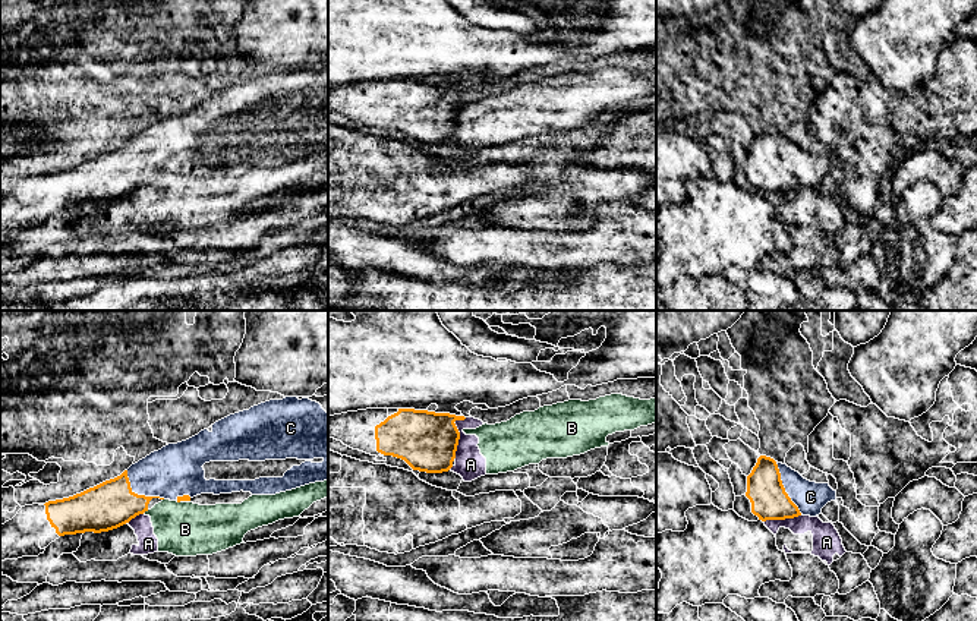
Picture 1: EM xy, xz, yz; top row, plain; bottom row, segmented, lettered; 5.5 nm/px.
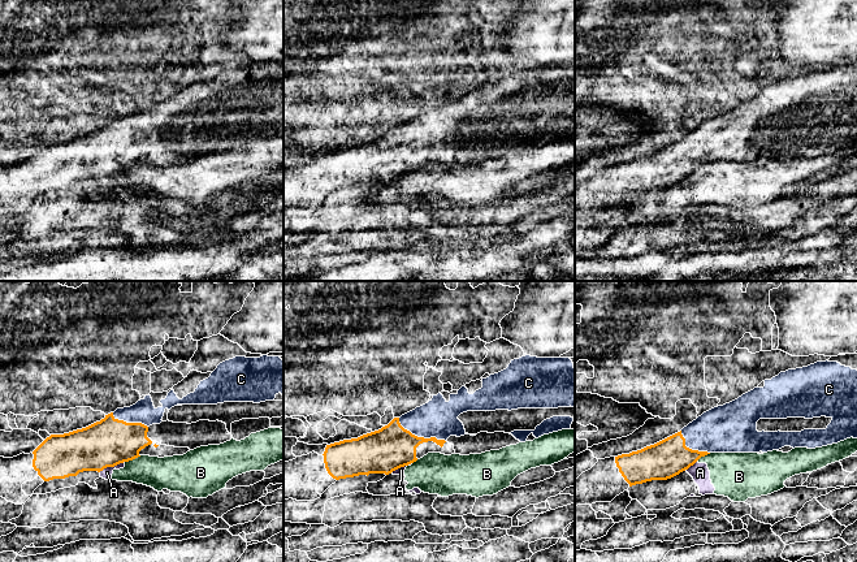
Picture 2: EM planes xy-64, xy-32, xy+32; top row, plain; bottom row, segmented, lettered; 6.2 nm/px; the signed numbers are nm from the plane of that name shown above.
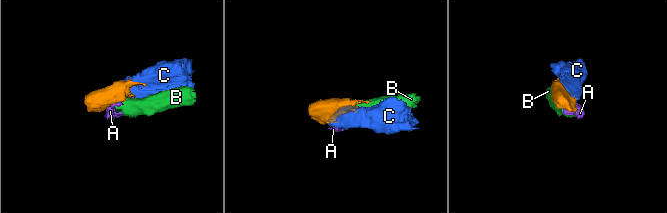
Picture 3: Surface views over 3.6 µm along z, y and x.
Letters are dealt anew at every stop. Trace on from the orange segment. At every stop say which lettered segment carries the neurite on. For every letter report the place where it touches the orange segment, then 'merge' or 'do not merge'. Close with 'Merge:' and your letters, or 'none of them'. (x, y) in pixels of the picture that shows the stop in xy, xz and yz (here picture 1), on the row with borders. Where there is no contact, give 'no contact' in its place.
A: xz (459, 434) | do not merge
B: xy (145, 510) | do not merge
C: xy (139, 495) | merge
Merge: C

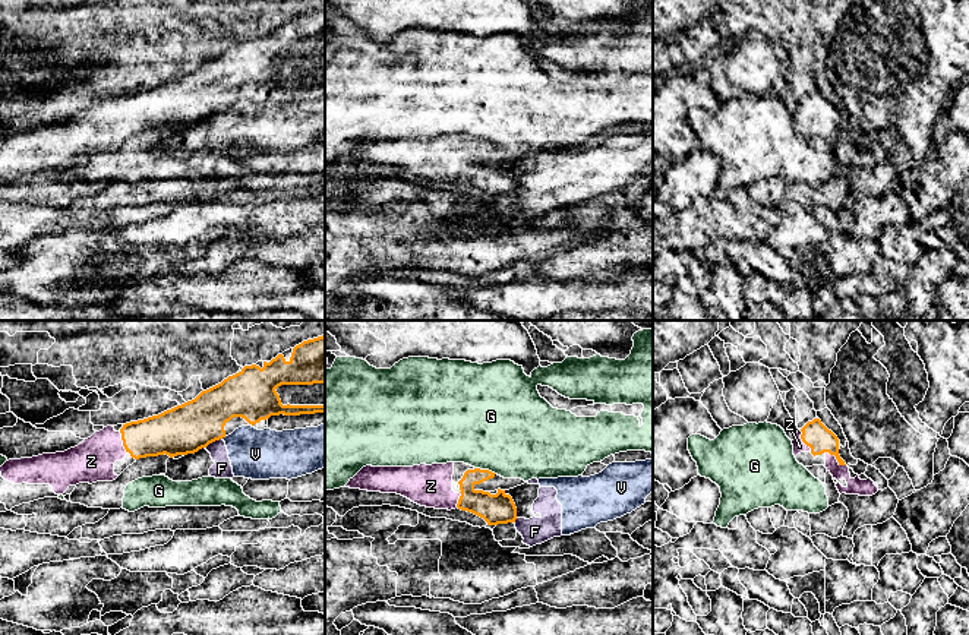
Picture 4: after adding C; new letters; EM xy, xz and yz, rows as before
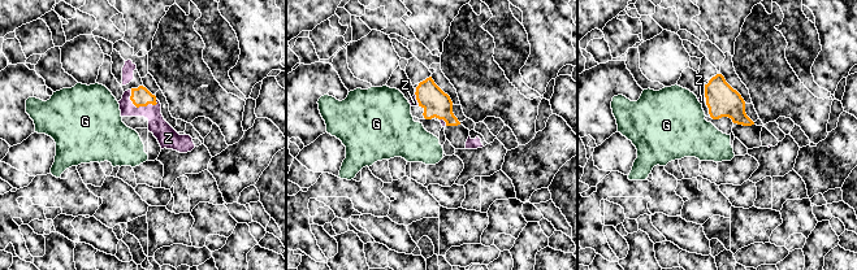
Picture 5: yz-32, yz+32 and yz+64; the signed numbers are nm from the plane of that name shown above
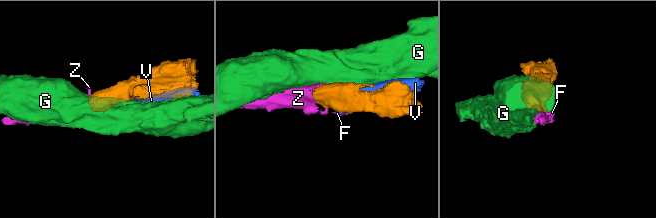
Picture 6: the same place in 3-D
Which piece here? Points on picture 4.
F: xy (212, 441) | do not merge
G: xz (485, 470) | do not merge
V: xy (223, 436) | do not merge
Z: yz (802, 441) | merge
Merge: Z

